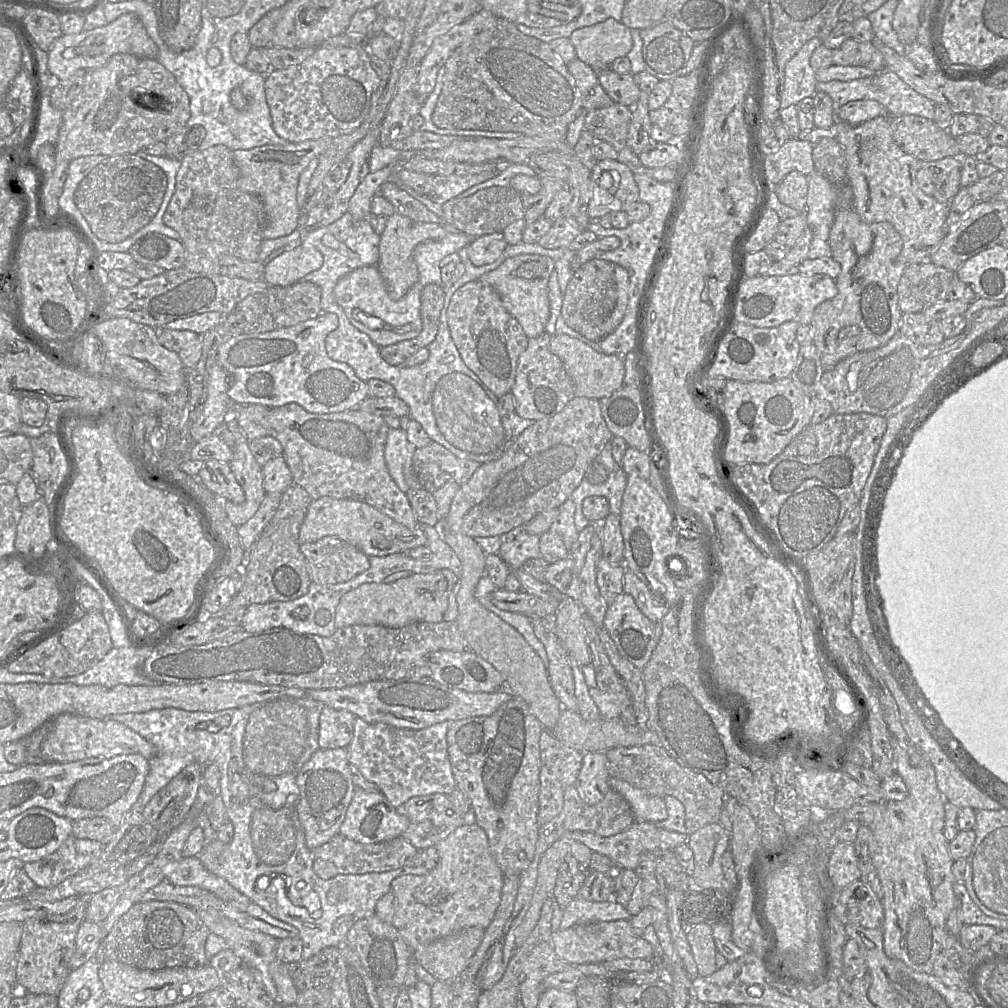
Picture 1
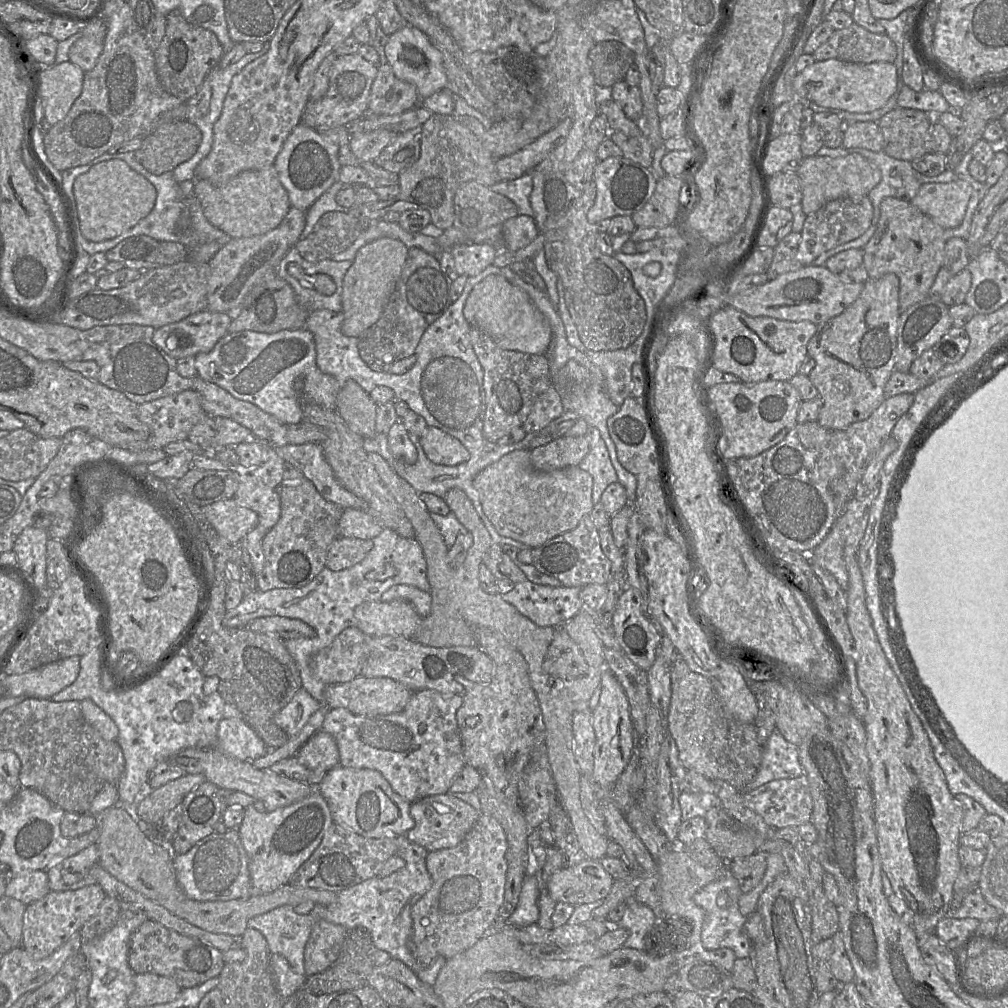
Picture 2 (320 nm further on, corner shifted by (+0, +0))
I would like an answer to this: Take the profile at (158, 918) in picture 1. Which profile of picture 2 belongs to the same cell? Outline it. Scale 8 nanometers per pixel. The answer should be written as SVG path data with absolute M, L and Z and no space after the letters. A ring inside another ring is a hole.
M146 919L130 936L128 963L135 974L156 974L173 979L183 990L219 977L225 966L223 953L211 945L169 930Z

